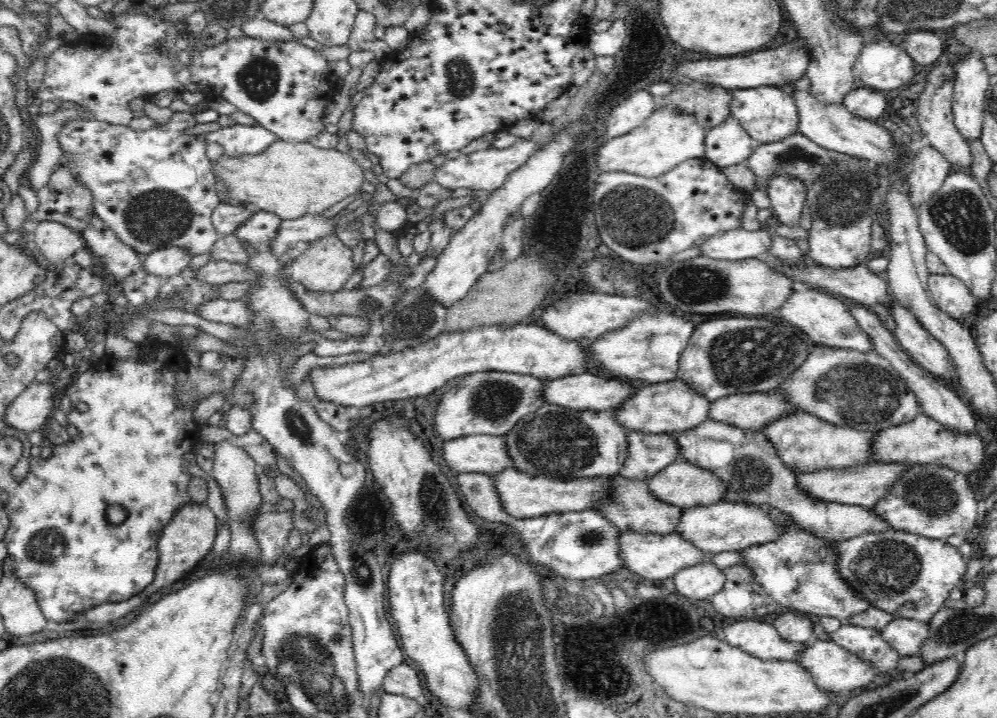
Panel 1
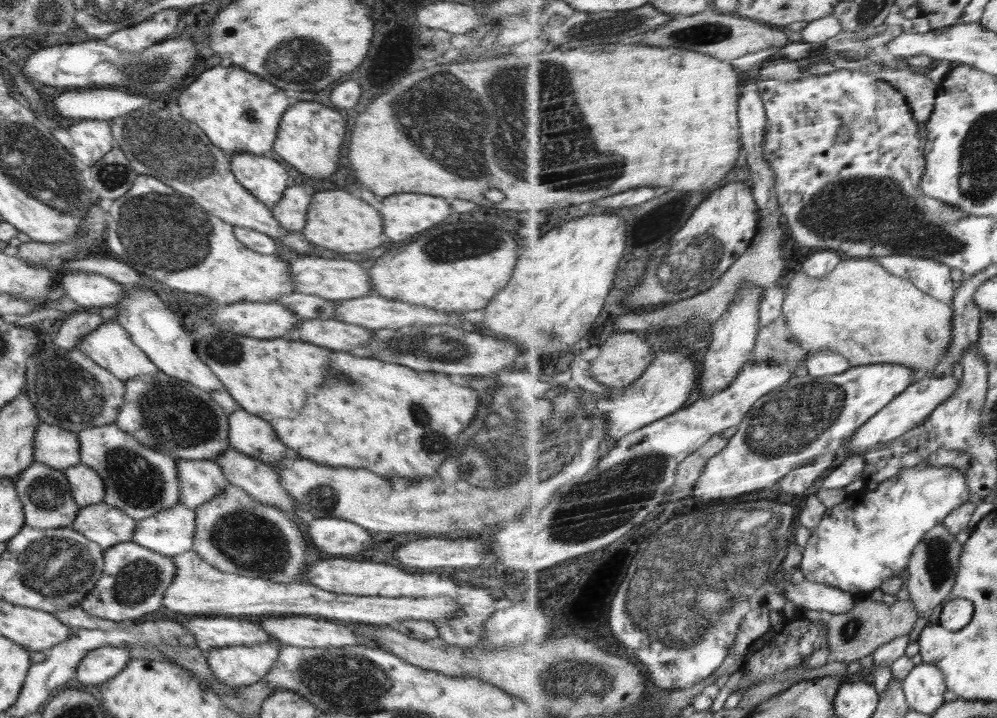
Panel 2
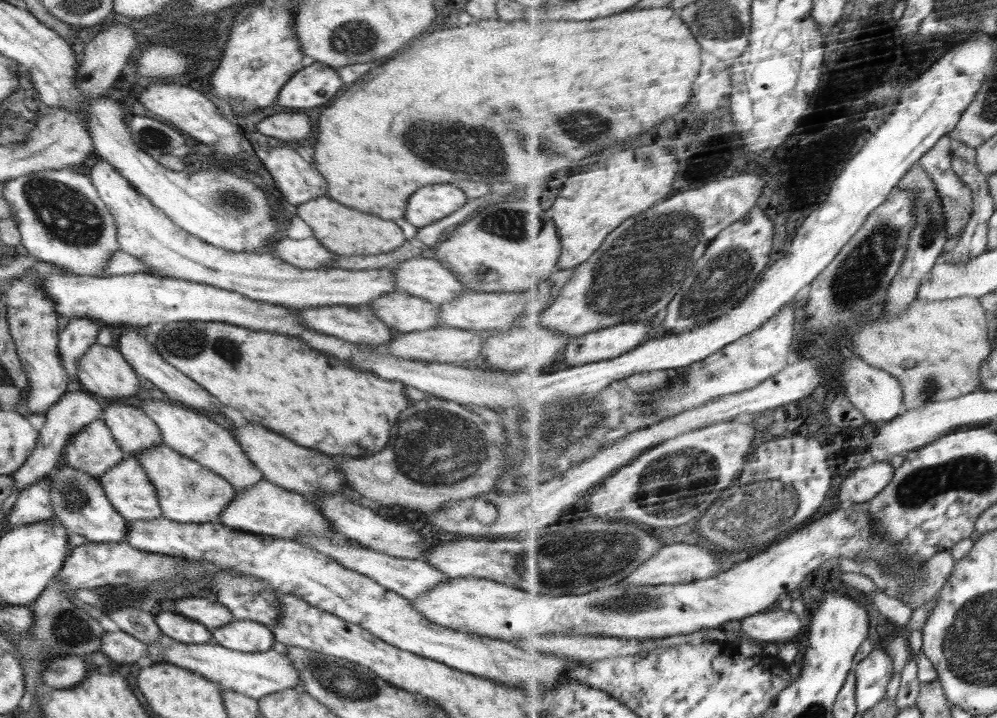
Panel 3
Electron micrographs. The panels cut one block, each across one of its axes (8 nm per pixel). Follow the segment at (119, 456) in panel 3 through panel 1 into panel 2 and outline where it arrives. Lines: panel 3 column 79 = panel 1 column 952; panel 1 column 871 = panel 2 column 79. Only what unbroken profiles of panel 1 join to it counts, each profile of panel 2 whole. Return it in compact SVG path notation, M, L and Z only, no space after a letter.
M42 421L36 427L32 443L35 462L56 471L81 464L79 446L76 433Z

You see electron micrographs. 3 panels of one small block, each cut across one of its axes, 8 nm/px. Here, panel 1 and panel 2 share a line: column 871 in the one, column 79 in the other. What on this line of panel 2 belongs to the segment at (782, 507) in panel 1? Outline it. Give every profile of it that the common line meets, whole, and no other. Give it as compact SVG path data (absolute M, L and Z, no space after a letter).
M102 502L80 507L71 527L76 532L86 536L88 540L98 544L105 551L112 545L131 541L135 525L136 521L127 516L122 510L119 510L118 507Z

